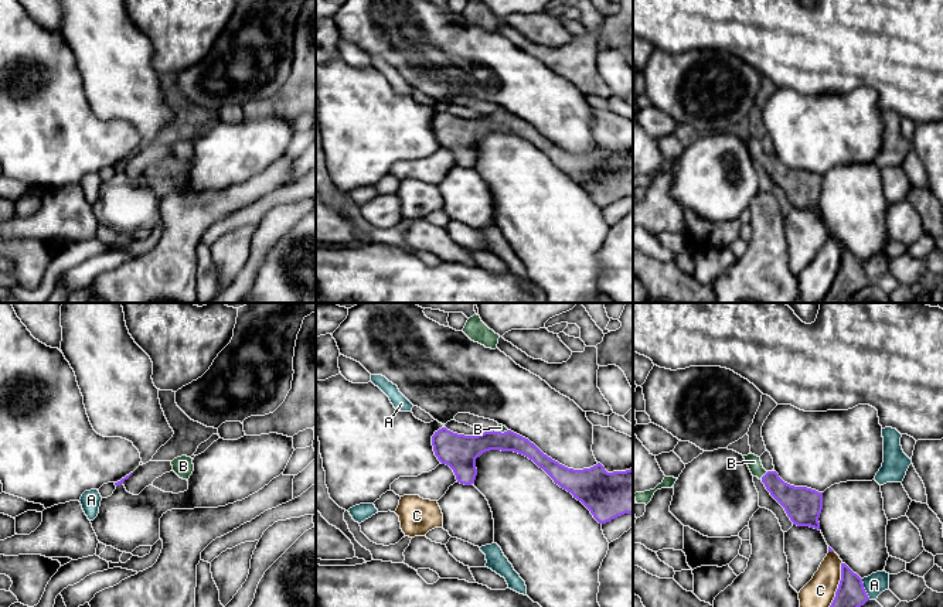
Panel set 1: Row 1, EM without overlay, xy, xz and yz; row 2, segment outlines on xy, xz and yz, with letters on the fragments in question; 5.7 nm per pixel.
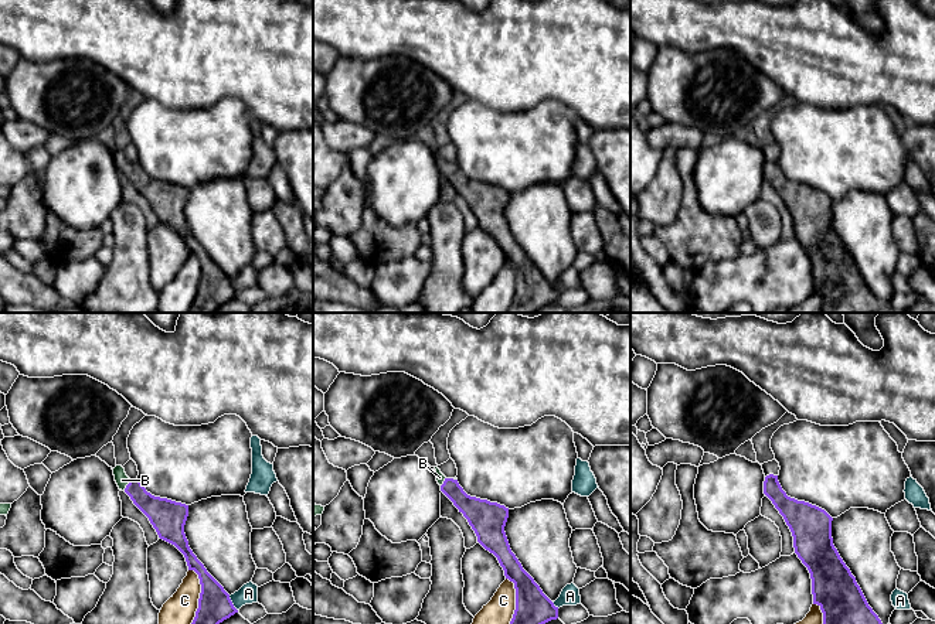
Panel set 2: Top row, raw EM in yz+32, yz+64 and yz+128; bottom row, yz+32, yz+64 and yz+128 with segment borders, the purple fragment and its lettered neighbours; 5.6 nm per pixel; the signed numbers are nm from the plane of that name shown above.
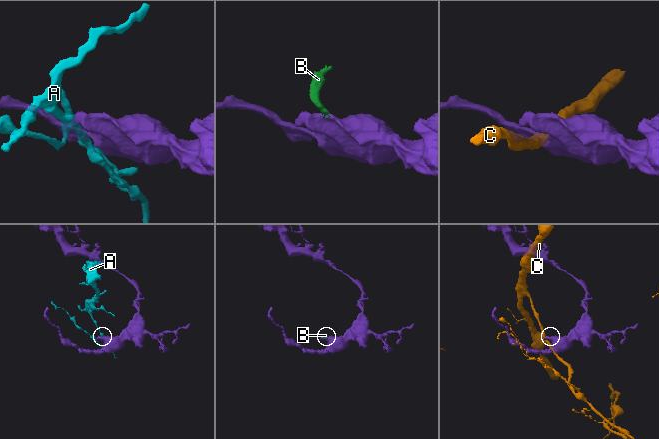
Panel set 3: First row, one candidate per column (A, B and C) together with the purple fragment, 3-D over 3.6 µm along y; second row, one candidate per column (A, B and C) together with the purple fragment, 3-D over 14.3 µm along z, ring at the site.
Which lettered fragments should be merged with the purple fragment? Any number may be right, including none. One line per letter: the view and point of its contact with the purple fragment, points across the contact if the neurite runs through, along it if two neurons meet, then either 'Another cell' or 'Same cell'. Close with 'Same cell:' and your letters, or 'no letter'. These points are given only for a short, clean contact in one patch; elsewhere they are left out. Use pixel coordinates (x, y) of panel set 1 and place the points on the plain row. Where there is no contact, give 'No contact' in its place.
A: Touches purple at yz (864, 272). Another cell
B: Touches purple at yz (763, 159). Path across: yz (797, 184), (786, 178), (763, 159), (753, 145). Same cell
C: Touches purple at yz (837, 273). Another cell
Same cell: B

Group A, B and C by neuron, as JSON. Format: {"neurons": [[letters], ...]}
{"neurons": [["A"], ["B"], ["C"]]}

